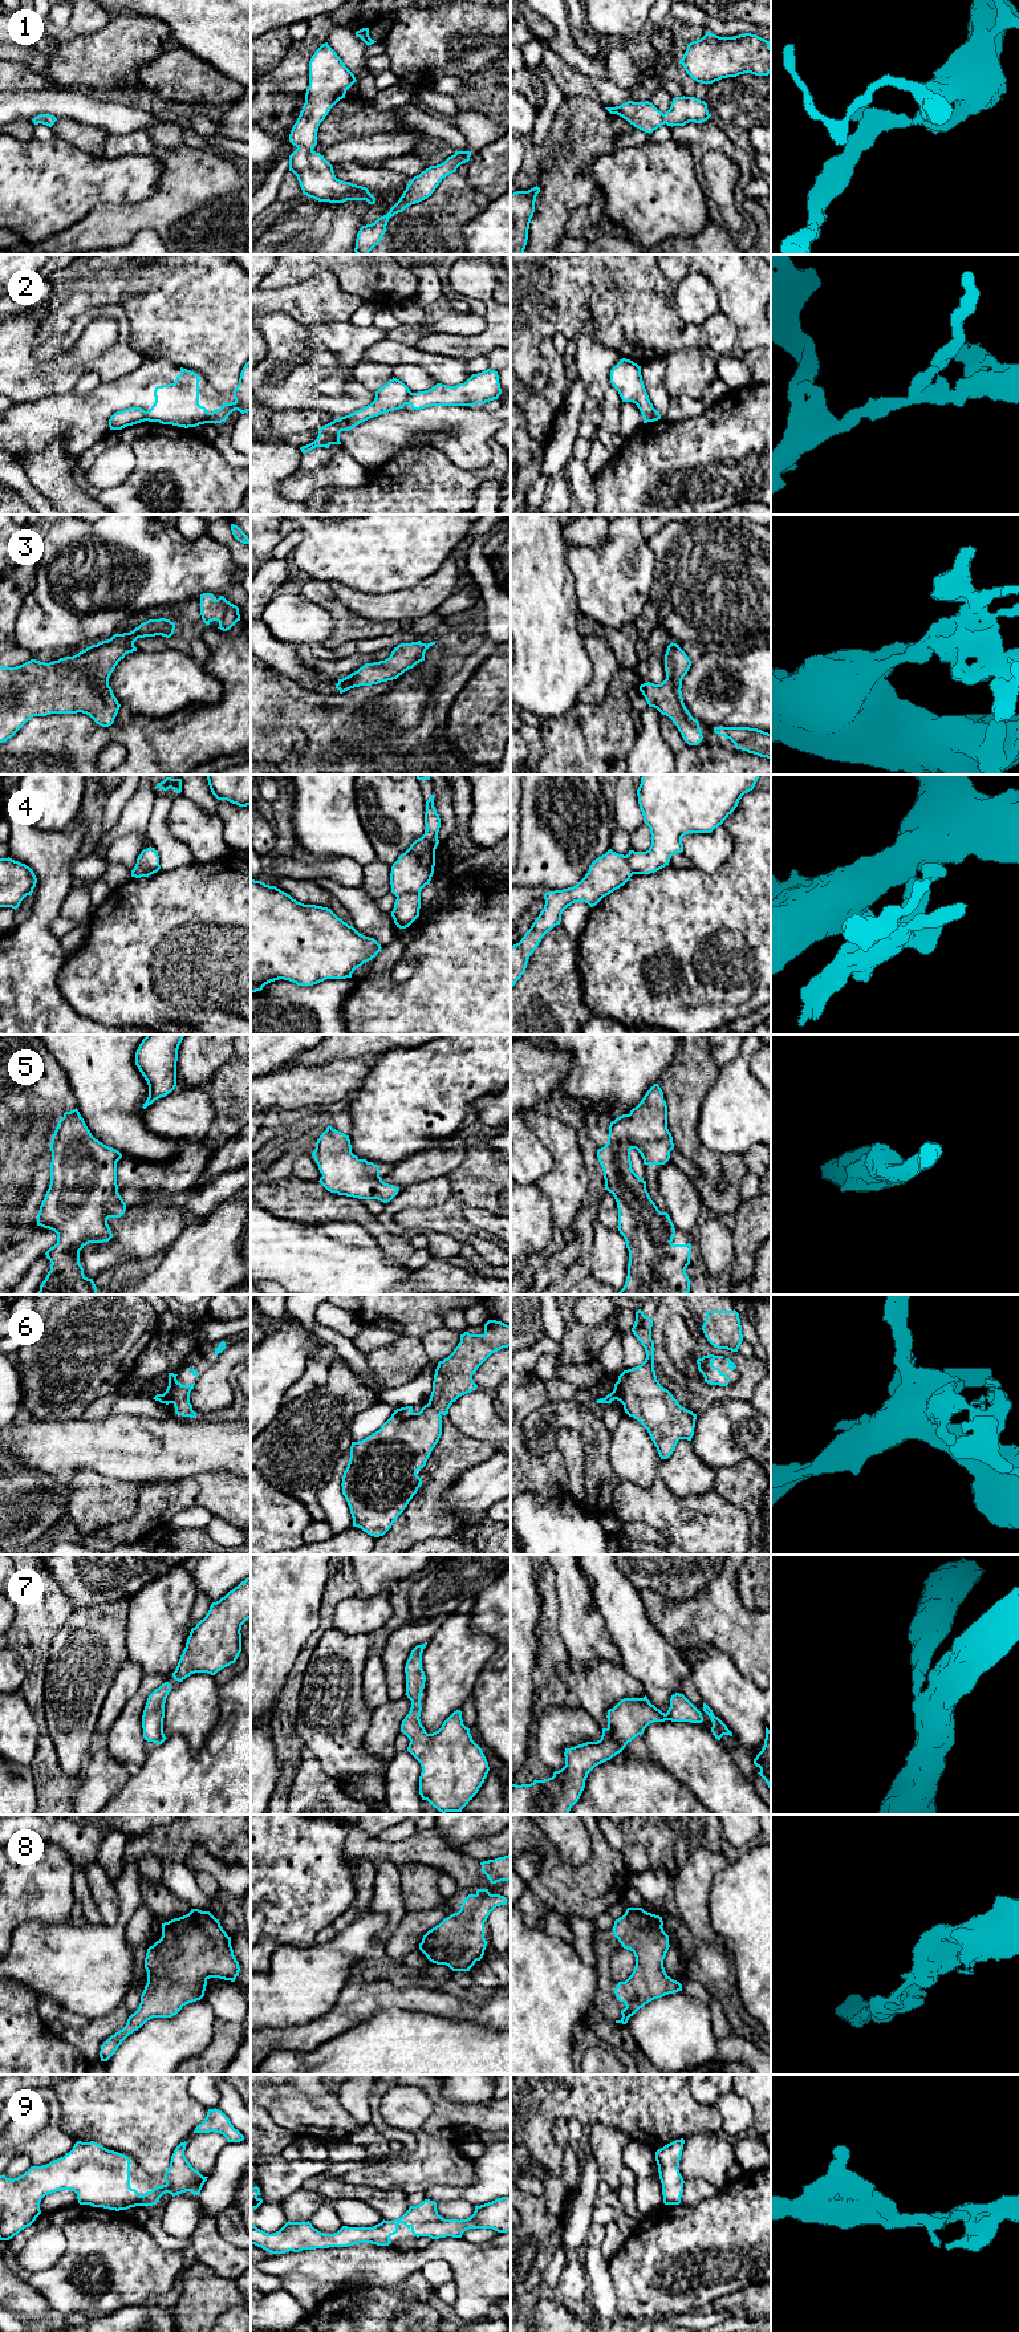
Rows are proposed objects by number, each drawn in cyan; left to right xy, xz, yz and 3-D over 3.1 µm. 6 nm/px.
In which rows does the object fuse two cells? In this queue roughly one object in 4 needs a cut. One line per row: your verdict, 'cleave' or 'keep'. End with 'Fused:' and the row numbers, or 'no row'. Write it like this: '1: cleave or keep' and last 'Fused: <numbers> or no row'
1: keep
2: cleave
3: keep
4: cleave
5: keep
6: cleave
7: keep
8: keep
9: keep
Fused: 2, 4, 6

